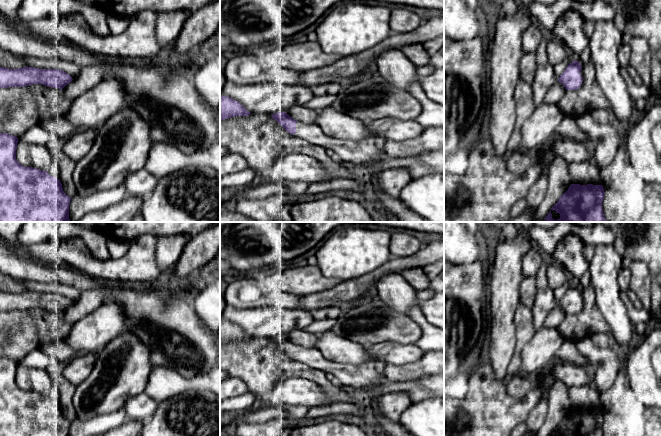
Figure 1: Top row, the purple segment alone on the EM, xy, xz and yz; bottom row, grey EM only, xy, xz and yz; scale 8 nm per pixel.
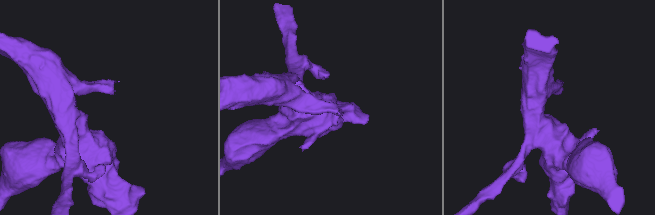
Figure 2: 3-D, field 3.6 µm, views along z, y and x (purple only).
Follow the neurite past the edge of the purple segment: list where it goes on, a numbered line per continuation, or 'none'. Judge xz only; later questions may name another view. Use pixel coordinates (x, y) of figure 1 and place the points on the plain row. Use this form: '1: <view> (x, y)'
1: xz (367, 376)

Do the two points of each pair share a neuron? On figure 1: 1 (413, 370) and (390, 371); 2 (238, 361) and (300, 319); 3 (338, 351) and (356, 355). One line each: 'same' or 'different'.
1: same
2: different
3: same

